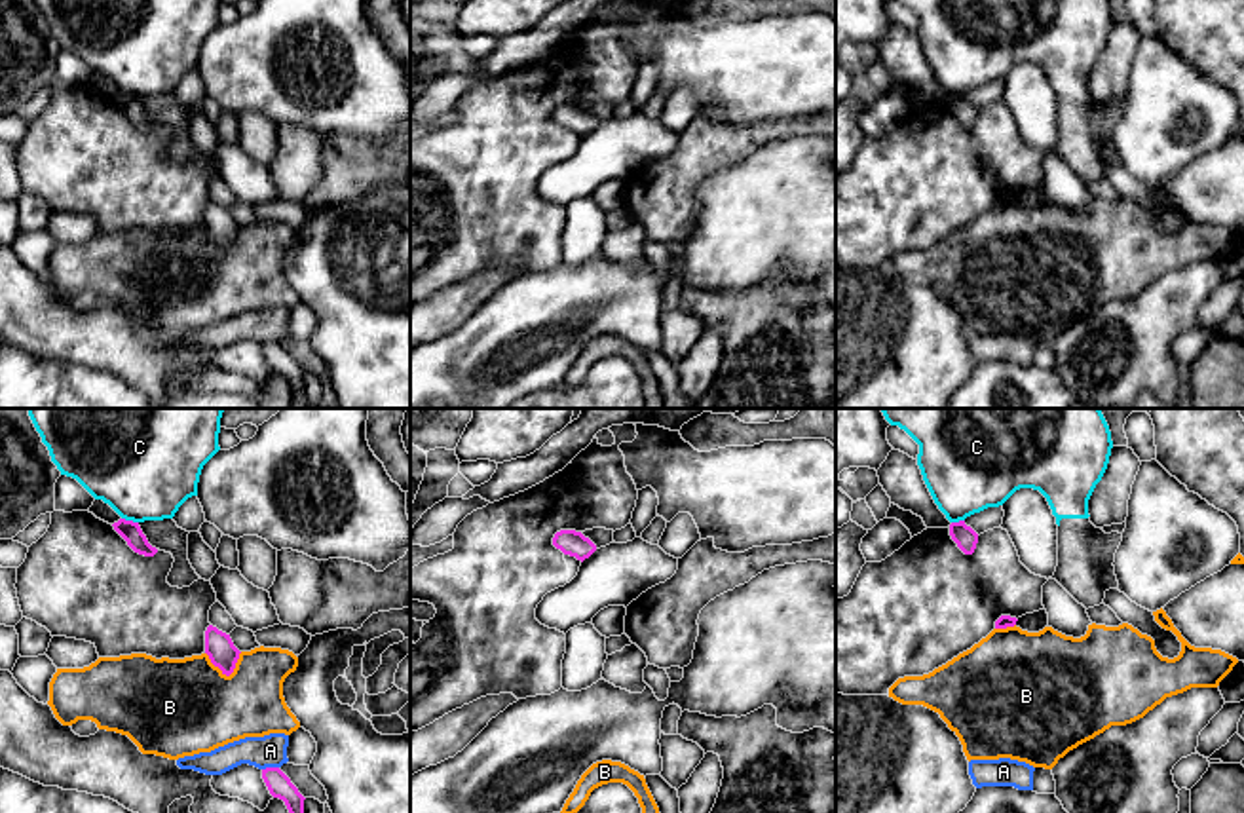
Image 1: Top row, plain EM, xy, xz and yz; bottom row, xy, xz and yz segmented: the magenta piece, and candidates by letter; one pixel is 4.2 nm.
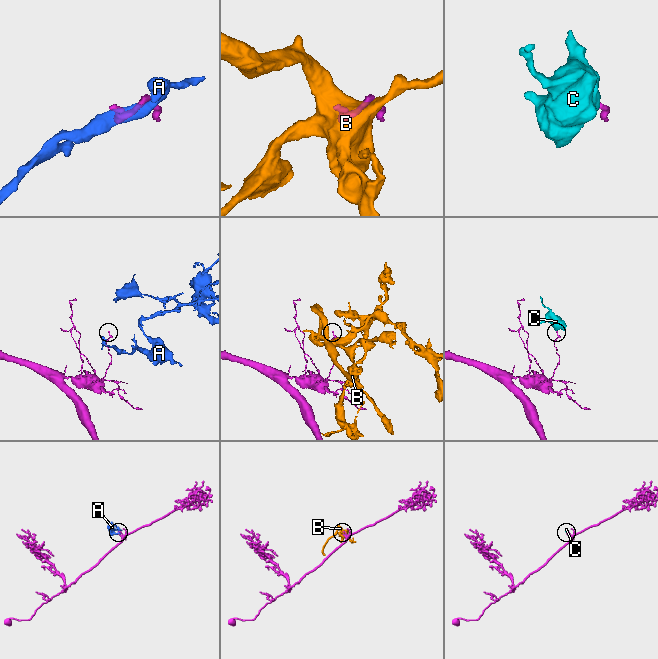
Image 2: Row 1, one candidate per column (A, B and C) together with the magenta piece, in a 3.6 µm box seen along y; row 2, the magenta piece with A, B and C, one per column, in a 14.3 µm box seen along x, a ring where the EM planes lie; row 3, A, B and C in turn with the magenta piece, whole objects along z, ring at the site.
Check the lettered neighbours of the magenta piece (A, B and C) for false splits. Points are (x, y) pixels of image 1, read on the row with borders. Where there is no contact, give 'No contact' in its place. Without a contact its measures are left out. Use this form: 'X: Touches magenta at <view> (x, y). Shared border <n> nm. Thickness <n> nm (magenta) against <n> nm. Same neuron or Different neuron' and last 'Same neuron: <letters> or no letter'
A: Touches magenta at xy (270, 768). Shared border 70 nm. Thickness 100 nm (magenta) against 140 nm. Different neuron
B: Touches magenta at xy (226, 675). Shared border 160 nm. Thickness 120 nm (magenta) against 420 nm. Different neuron
C: Touches magenta at xy (130, 521). Shared border 80 nm. Thickness 90 nm (magenta) against 460 nm. Different neuron
Same neuron: no letter

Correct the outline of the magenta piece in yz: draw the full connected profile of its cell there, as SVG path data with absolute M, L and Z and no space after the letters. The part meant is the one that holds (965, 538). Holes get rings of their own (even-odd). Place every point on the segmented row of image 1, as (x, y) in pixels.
M965 520L950 524L950 536L965 555L972 555L978 543L978 534Z

